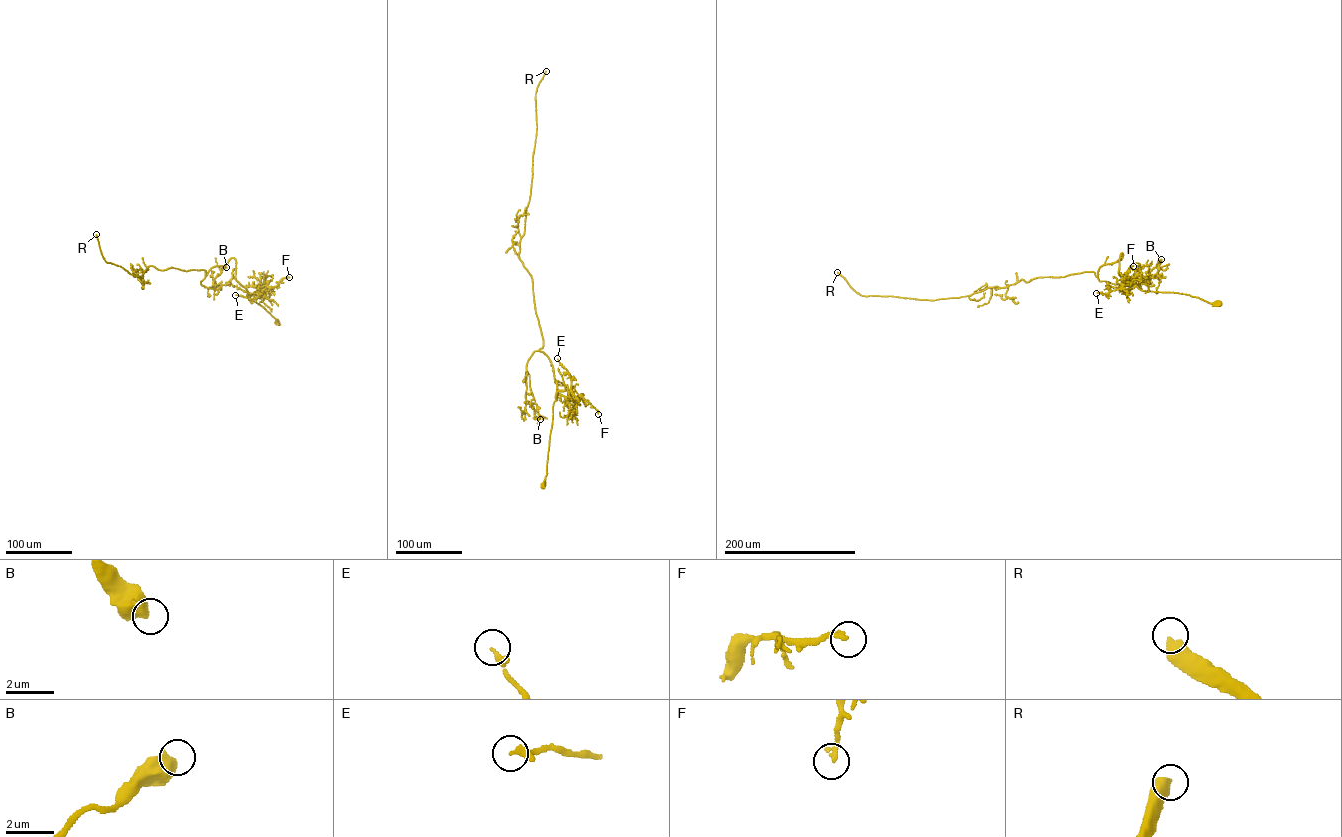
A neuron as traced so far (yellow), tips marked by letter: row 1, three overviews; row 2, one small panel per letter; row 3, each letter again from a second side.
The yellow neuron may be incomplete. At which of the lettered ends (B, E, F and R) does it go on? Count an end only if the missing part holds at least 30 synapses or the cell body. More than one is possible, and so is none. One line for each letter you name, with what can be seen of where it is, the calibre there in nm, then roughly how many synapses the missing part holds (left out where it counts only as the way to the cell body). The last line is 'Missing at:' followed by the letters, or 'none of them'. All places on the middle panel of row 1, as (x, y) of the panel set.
R: Place: (546, 71). Thickness 480 nm. Roughly 750 synapses
Missing at: R

